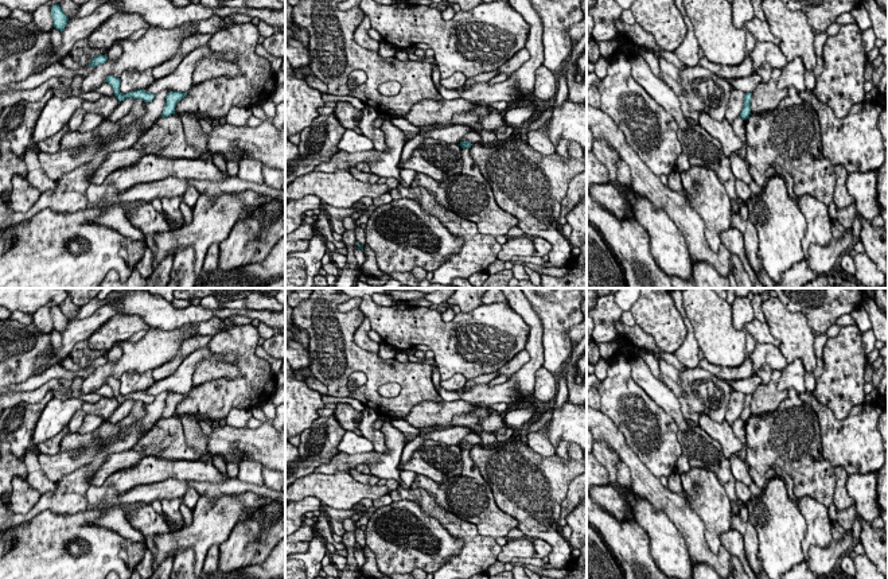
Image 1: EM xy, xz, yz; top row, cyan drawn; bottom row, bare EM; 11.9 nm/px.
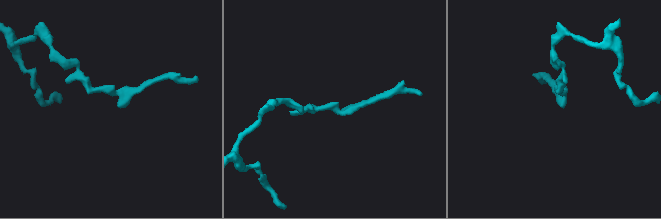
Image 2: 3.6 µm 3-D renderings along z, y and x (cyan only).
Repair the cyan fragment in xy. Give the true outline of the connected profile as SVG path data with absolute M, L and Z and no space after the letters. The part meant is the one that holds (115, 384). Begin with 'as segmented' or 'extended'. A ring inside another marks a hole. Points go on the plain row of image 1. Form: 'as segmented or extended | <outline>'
as segmented | M108 377L105 384L108 384L113 389L114 397L117 399L118 403L124 403L125 400L135 400L135 401L140 400L144 404L151 404L155 400L155 396L148 395L145 390L140 390L140 392L135 392L135 393L122 396L120 393L121 382L120 382L120 380L114 380L113 377Z

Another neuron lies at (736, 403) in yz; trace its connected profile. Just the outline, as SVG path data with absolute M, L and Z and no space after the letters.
M733 390L731 392L731 400L727 409L725 420L732 427L733 423L740 419L741 411L744 408L744 395L741 392Z

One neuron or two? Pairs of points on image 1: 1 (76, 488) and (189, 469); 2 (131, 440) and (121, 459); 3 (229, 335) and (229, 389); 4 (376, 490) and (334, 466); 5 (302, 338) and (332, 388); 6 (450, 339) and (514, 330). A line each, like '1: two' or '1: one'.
1: two
2: two
3: one
4: two
5: two
6: one

